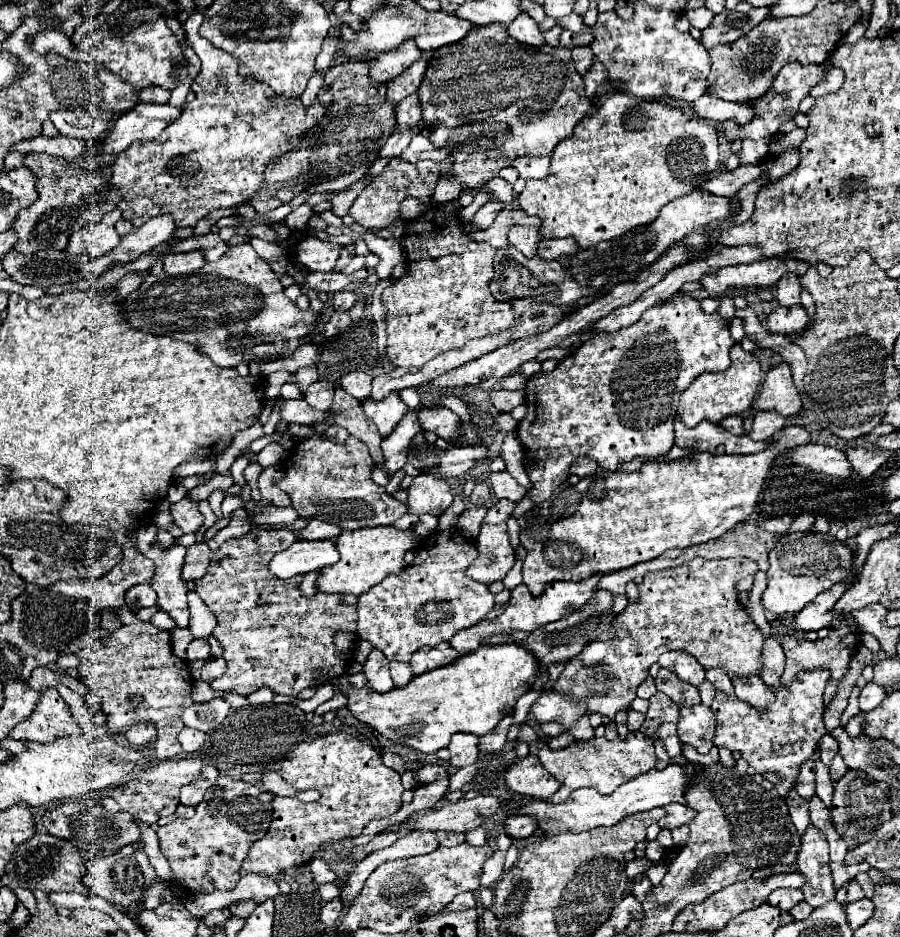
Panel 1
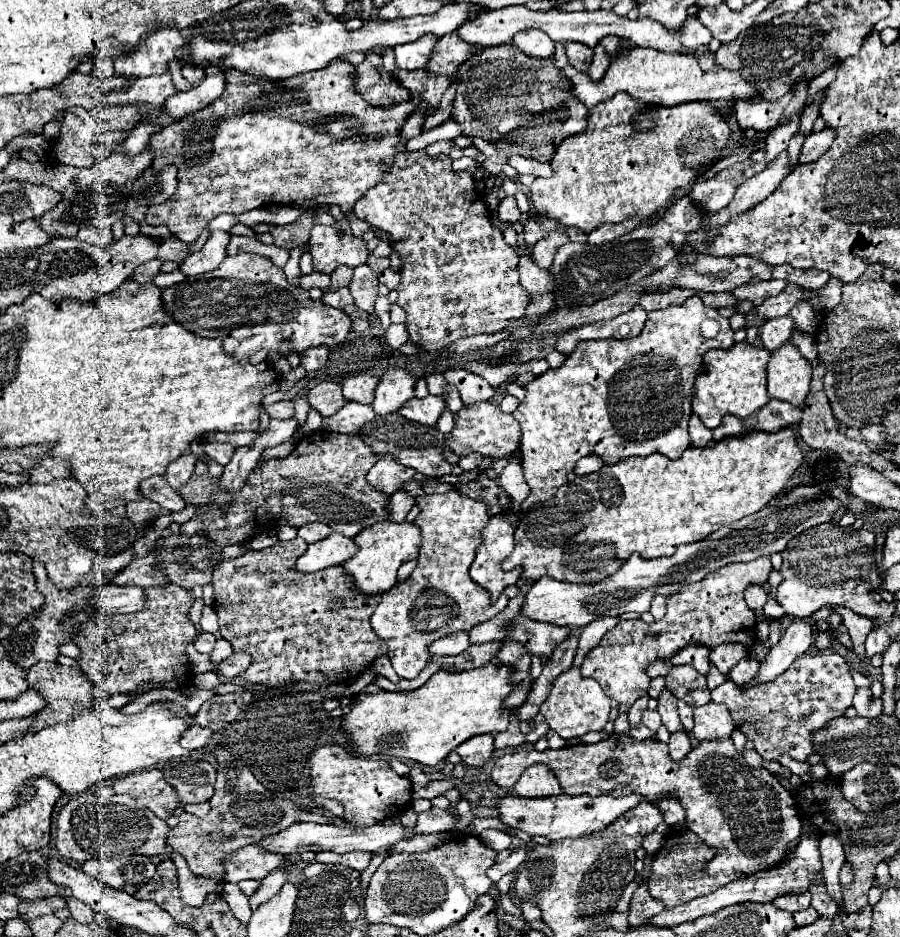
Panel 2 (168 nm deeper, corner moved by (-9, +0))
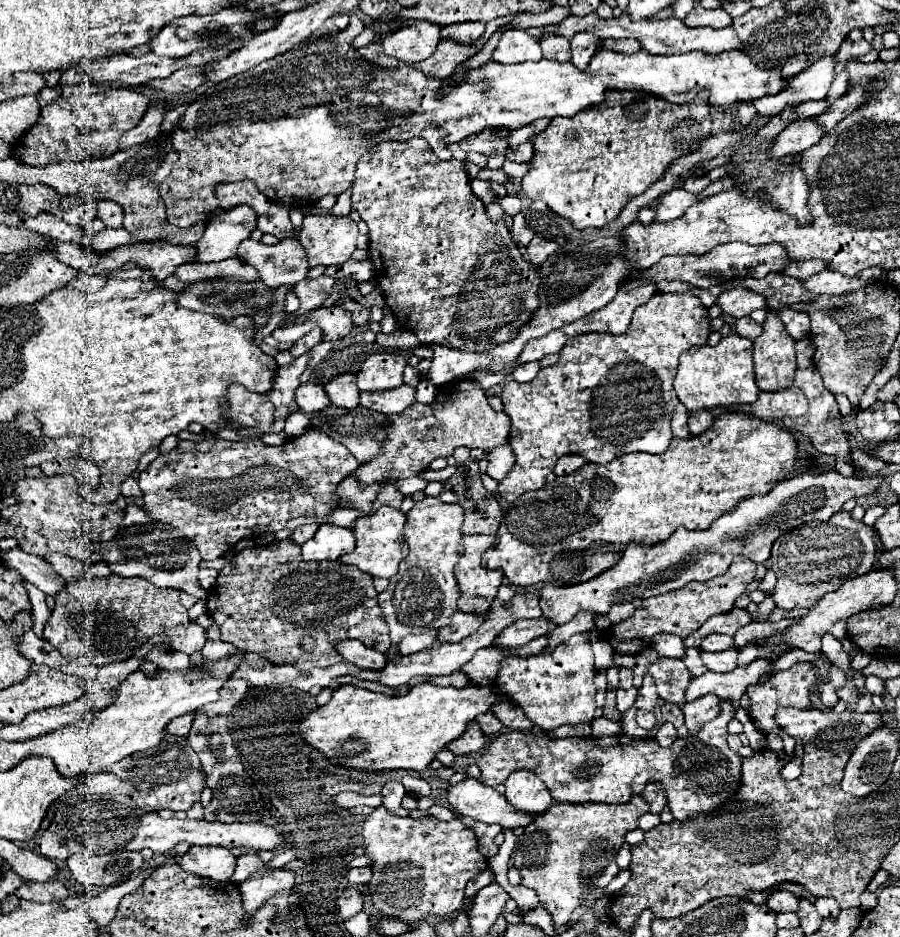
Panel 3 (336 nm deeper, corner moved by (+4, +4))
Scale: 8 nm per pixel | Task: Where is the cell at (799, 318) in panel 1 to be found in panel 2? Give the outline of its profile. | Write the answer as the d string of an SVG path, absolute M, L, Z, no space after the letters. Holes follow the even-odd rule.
M780 316L766 320L766 324L760 330L760 340L768 350L776 350L780 344L788 342L794 332L794 320L790 316Z

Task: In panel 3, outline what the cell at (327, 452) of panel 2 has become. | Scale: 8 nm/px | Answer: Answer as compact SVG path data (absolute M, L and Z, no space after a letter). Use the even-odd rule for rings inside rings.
M309 428L303 436L289 438L281 446L265 446L257 438L227 442L217 440L209 452L181 452L179 448L161 454L155 462L139 474L139 486L143 490L143 502L151 520L171 524L195 542L201 560L215 560L225 556L239 540L253 538L265 532L279 532L295 516L327 516L337 510L335 486L357 470L359 462L349 454L345 446L325 436L323 432Z

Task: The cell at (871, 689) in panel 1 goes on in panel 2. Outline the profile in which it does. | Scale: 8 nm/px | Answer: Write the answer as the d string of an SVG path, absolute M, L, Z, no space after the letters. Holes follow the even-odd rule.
M860 688L854 694L854 708L856 708L858 716L876 718L876 716L882 714L882 700L874 698L874 694L870 692L870 688Z

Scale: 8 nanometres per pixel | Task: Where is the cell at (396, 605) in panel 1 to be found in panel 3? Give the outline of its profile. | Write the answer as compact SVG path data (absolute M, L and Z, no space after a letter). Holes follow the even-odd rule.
M427 496L425 500L415 502L415 506L409 510L405 526L409 556L401 562L399 572L389 580L387 590L379 594L379 604L391 630L391 648L387 652L389 662L401 658L399 654L395 654L395 646L401 642L403 636L447 626L453 612L457 612L461 590L457 586L453 568L463 554L461 524L463 508L455 504L445 504L439 498Z

